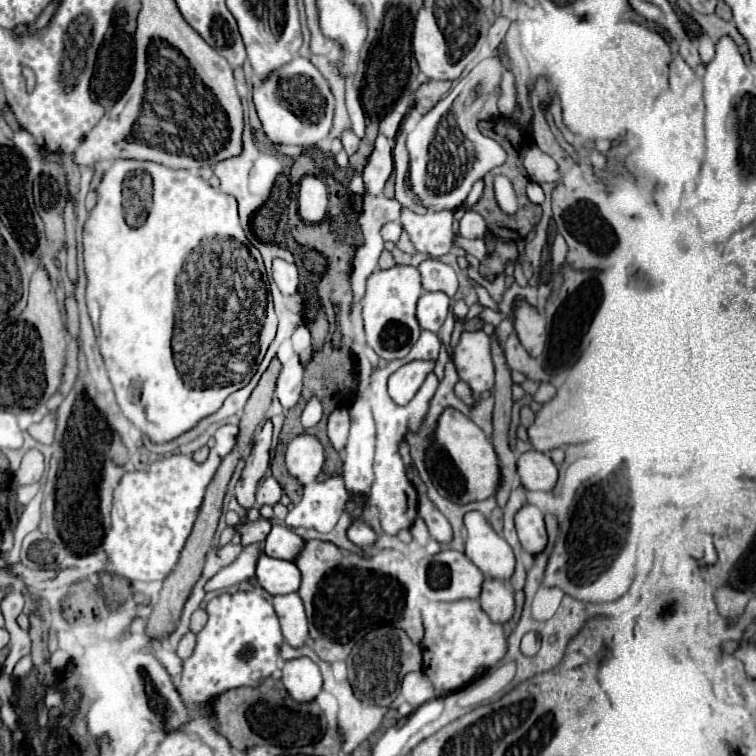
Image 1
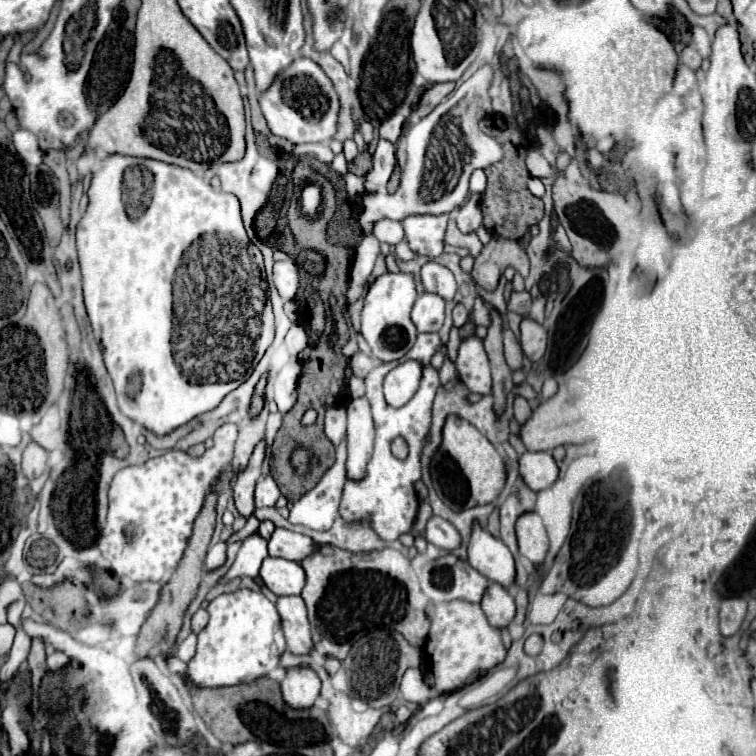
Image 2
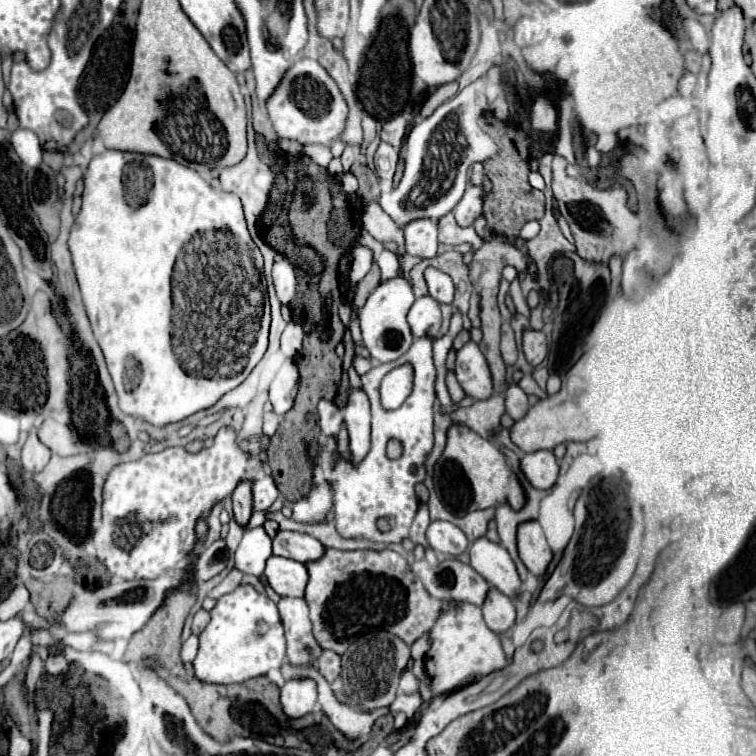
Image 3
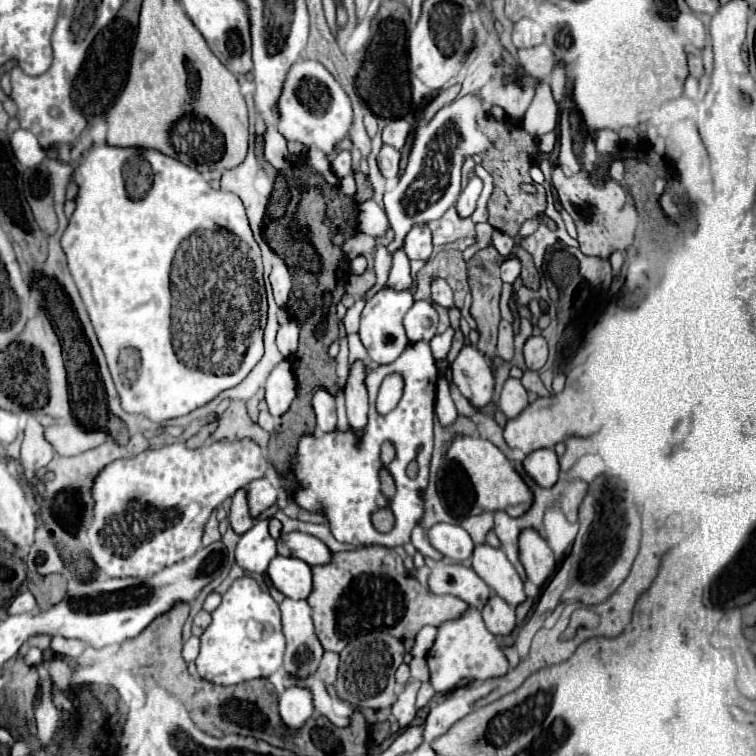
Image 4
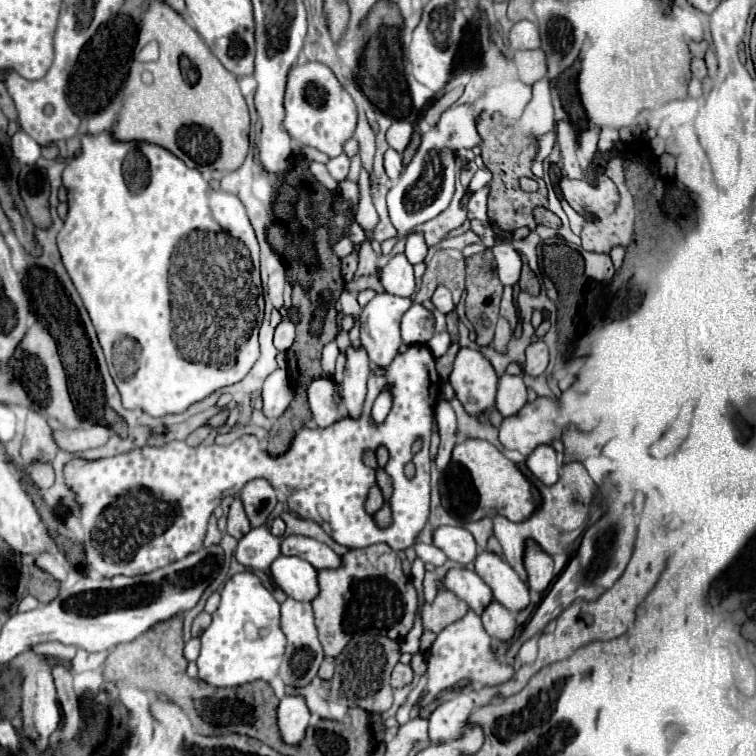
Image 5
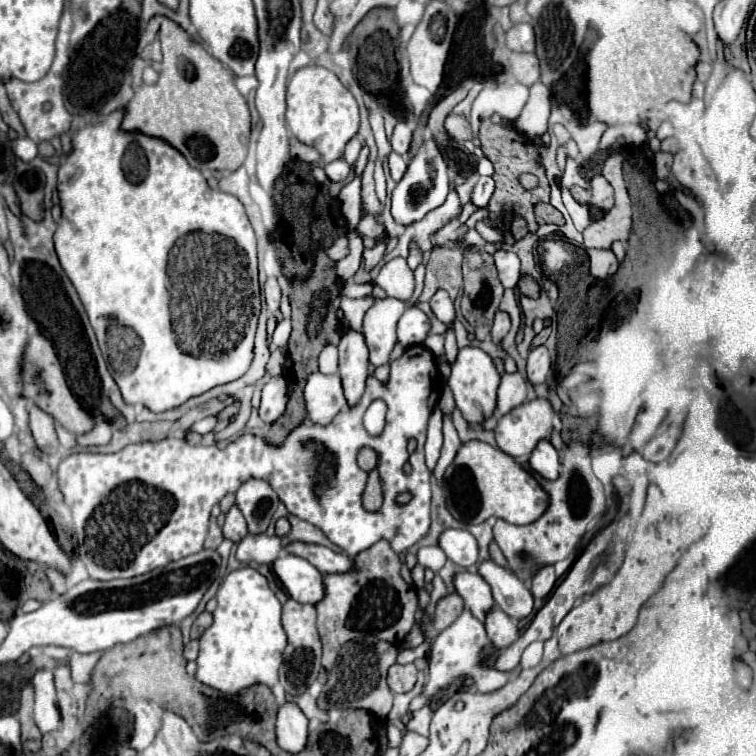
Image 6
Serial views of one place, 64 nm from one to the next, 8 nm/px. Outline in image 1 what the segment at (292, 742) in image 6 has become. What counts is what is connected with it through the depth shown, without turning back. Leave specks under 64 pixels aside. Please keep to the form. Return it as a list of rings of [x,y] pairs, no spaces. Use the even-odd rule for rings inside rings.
[[[308,658],[284,662],[282,684],[288,696],[296,702],[312,702],[322,690],[322,676],[318,666]]]

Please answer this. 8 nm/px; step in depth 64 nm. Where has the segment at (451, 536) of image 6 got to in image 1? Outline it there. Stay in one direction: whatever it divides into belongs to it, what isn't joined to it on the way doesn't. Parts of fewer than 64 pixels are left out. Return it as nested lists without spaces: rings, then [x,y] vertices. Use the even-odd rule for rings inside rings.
[[[426,494],[420,496],[420,502],[418,502],[418,514],[422,516],[422,520],[426,522],[428,526],[428,532],[430,532],[430,538],[440,542],[440,544],[448,544],[452,542],[452,526],[450,522],[434,508],[434,504],[428,500]]]

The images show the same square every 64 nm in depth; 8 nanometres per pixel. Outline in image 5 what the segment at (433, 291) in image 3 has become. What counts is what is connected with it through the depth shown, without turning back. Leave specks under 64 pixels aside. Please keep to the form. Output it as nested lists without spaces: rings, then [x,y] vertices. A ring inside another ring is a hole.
[[[438,286],[434,296],[432,296],[432,304],[442,312],[442,314],[450,314],[454,310],[454,302],[452,302],[452,294],[446,286]]]

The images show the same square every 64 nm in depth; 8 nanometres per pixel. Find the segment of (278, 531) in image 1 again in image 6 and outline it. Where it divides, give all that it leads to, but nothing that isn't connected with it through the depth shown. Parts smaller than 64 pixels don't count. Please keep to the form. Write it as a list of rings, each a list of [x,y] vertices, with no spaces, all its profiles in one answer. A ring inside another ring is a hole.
[[[292,542],[286,548],[290,554],[302,556],[306,558],[310,564],[314,564],[322,574],[344,574],[344,572],[354,572],[356,564],[354,558],[334,552],[326,546],[318,546],[318,544],[300,544],[300,542]]]

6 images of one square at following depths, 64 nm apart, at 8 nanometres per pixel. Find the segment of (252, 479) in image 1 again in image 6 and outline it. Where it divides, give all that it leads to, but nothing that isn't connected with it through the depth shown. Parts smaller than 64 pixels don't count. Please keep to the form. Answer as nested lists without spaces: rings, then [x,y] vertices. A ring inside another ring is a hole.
[[[232,506],[230,512],[226,514],[226,522],[222,526],[222,536],[228,538],[228,540],[232,540],[232,542],[240,542],[242,538],[248,536],[244,516],[240,514],[240,510],[236,506]]]

